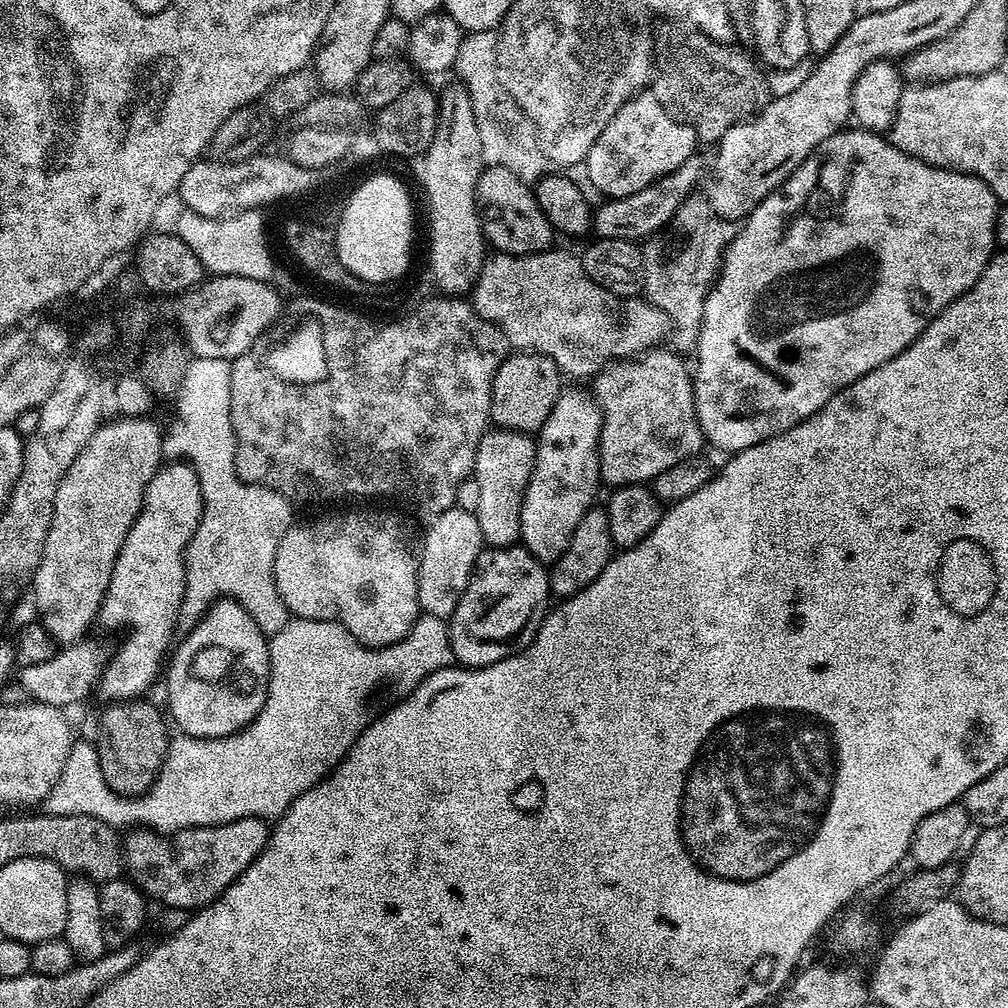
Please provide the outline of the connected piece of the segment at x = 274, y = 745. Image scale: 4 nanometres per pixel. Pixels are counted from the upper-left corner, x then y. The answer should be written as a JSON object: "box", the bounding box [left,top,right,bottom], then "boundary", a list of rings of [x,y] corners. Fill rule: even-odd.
{"box":[42,614,454,834],"boundary":[[[421,614],[416,617],[414,626],[401,638],[396,644],[389,644],[387,648],[369,648],[367,644],[358,642],[349,634],[342,625],[337,624],[335,620],[301,620],[299,618],[289,619],[288,624],[281,632],[277,632],[275,636],[268,641],[268,657],[272,665],[268,671],[268,697],[262,706],[262,710],[248,723],[241,732],[235,732],[229,736],[222,738],[197,738],[196,736],[177,735],[169,743],[168,752],[164,756],[164,765],[160,767],[160,771],[156,774],[156,781],[152,783],[151,788],[142,796],[122,796],[115,792],[108,784],[108,779],[104,777],[104,771],[100,765],[100,759],[96,753],[95,743],[77,739],[72,745],[70,754],[66,758],[66,766],[62,766],[62,774],[58,778],[58,782],[54,782],[54,790],[50,790],[50,794],[44,799],[42,805],[44,812],[50,814],[70,814],[71,816],[89,816],[90,818],[98,818],[102,822],[106,822],[112,828],[117,830],[132,830],[137,826],[142,828],[151,828],[153,832],[161,834],[173,834],[172,832],[183,833],[185,830],[194,828],[209,828],[210,826],[218,826],[219,824],[229,824],[235,820],[242,818],[250,818],[258,816],[261,818],[279,818],[283,816],[284,811],[296,801],[302,793],[310,790],[321,780],[325,779],[335,769],[336,765],[348,755],[353,744],[356,743],[357,736],[362,731],[362,723],[360,724],[360,711],[364,708],[364,699],[375,690],[379,684],[384,684],[387,680],[401,680],[407,686],[415,686],[421,680],[426,679],[432,672],[437,672],[440,668],[451,668],[454,664],[452,647],[450,646],[450,638],[448,637],[448,625],[441,617]]]}

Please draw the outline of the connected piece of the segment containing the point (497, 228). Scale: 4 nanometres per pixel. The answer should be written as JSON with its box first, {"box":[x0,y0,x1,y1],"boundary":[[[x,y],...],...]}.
{"box":[476,164,554,256],"boundary":[[[497,164],[485,167],[476,180],[476,211],[480,214],[480,227],[484,230],[484,239],[492,244],[497,253],[506,256],[528,256],[531,252],[547,252],[553,247],[554,229],[544,217],[536,201],[535,191],[525,181],[520,180],[510,170]]]}

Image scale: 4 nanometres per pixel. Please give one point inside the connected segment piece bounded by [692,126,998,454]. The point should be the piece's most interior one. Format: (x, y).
(840, 269)

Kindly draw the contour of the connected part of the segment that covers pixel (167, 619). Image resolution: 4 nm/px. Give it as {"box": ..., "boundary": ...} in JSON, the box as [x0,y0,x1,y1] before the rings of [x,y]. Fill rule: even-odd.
{"box":[98,462,203,702],"boundary":[[[168,462],[156,469],[152,481],[144,489],[144,505],[140,508],[138,518],[130,528],[126,542],[122,542],[122,550],[114,564],[110,586],[100,607],[98,620],[101,625],[104,623],[108,628],[128,627],[128,637],[117,646],[113,656],[111,653],[107,657],[104,672],[100,675],[98,696],[100,692],[104,702],[143,697],[144,691],[155,682],[155,676],[159,672],[161,675],[162,670],[159,670],[158,666],[165,663],[166,656],[163,656],[163,652],[169,651],[168,639],[172,636],[172,630],[178,626],[180,606],[184,601],[184,551],[188,549],[190,538],[196,533],[203,509],[198,474],[191,464]]]}

